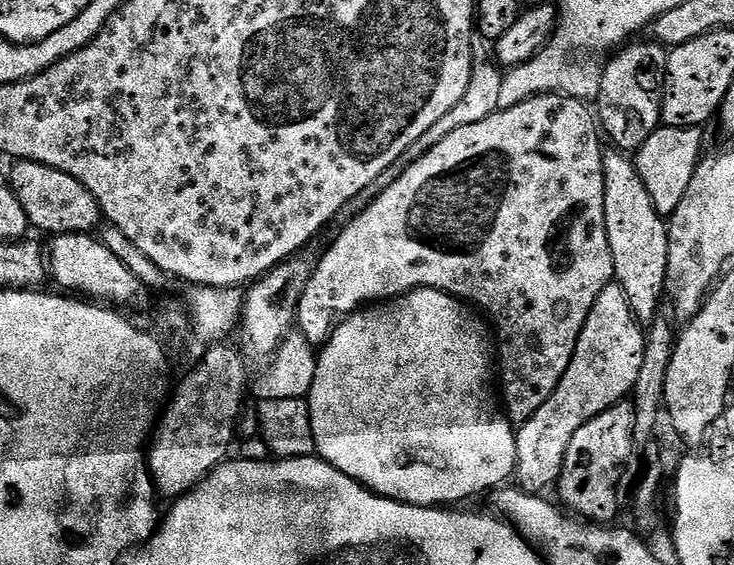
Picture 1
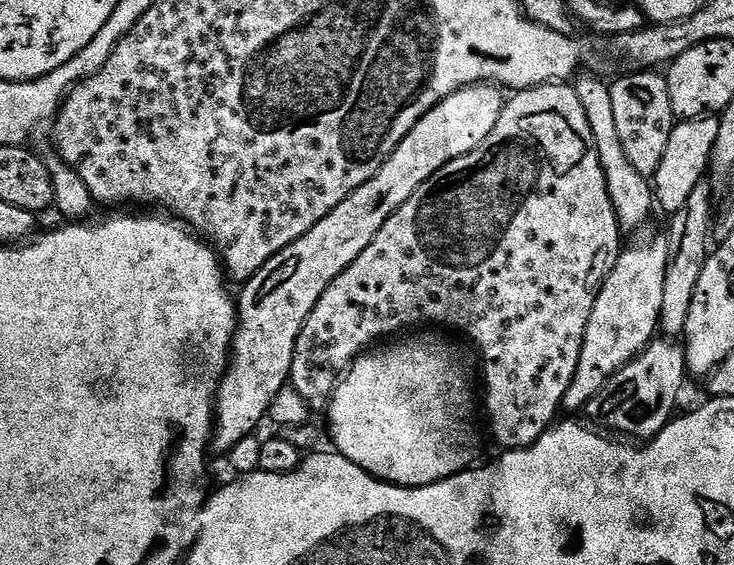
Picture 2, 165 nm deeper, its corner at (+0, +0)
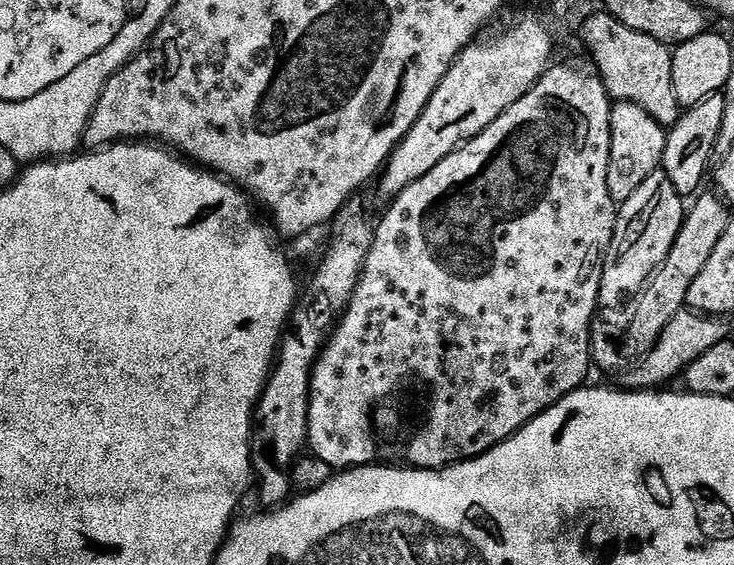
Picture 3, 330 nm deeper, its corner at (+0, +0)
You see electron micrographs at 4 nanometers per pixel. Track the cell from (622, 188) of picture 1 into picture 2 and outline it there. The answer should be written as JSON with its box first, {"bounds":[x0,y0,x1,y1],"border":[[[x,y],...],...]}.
{"bounds":[574,75,654,233],"border":[[[577,75],[574,80],[578,103],[582,105],[582,110],[586,110],[586,122],[590,122],[590,134],[594,134],[594,146],[602,162],[606,190],[614,206],[614,214],[618,218],[621,229],[625,233],[632,232],[651,218],[652,208],[654,209],[654,188],[649,177],[642,176],[638,174],[638,170],[634,170],[634,166],[626,158],[626,150],[622,150],[622,142],[618,139],[618,125],[614,119],[614,106],[610,99],[609,81],[584,75]]]}

